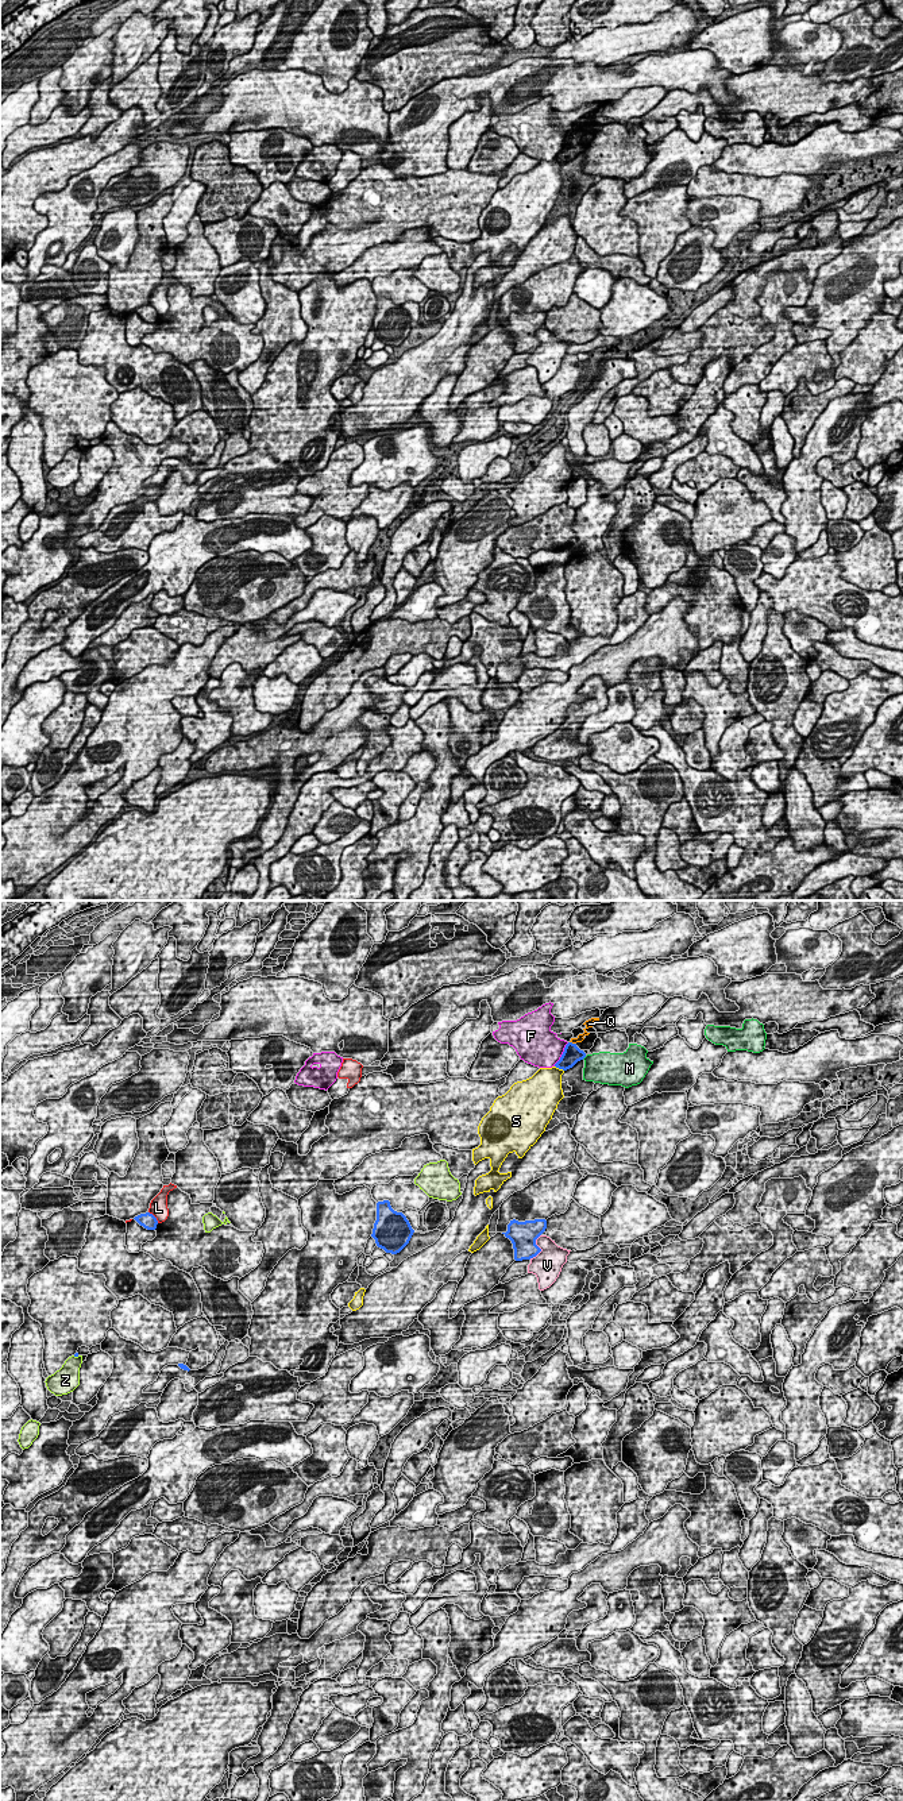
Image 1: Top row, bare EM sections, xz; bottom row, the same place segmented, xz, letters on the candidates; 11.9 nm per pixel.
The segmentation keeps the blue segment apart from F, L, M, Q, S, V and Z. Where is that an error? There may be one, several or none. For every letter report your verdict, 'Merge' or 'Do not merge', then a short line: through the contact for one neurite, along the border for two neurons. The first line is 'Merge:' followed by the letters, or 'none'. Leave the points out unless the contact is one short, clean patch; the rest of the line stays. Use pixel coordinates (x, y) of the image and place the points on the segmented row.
Merge: Q
F: Do not merge
L: Do not merge
M: Do not merge
Q: Merge. Line: xz (571, 1055), (571, 1042), (579, 1038)
S: Do not merge
V: Do not merge
Z: Do not merge

